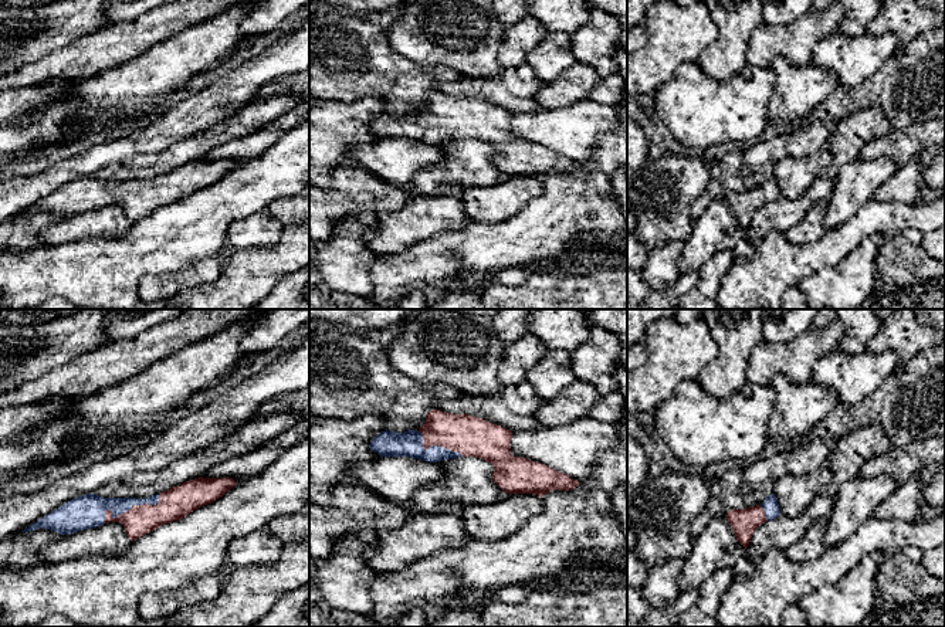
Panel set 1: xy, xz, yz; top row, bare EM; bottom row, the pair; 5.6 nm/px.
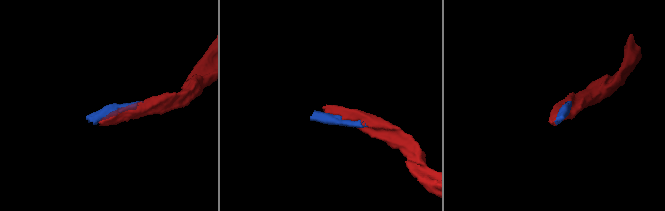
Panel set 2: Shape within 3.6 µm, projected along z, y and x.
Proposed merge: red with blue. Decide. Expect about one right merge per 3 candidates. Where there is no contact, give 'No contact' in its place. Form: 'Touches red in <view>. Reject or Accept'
Touches red in xy. Accept

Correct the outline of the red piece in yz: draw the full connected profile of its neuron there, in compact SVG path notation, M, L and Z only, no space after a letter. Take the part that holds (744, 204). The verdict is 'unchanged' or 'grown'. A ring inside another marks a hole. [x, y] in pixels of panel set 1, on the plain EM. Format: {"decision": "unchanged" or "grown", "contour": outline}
{"decision": "grown", "contour": "M775 176L766 179L761 187L745 192L731 192L725 196L736 223L746 230L756 210L766 203L780 197L779 186Z"}

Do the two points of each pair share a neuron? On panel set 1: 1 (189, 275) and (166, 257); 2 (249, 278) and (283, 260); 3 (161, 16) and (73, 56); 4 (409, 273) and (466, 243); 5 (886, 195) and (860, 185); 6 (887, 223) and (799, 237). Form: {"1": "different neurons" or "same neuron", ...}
{"1": "different neurons", "2": "same neuron", "3": "same neuron", "4": "same neuron", "5": "different neurons", "6": "different neurons"}

